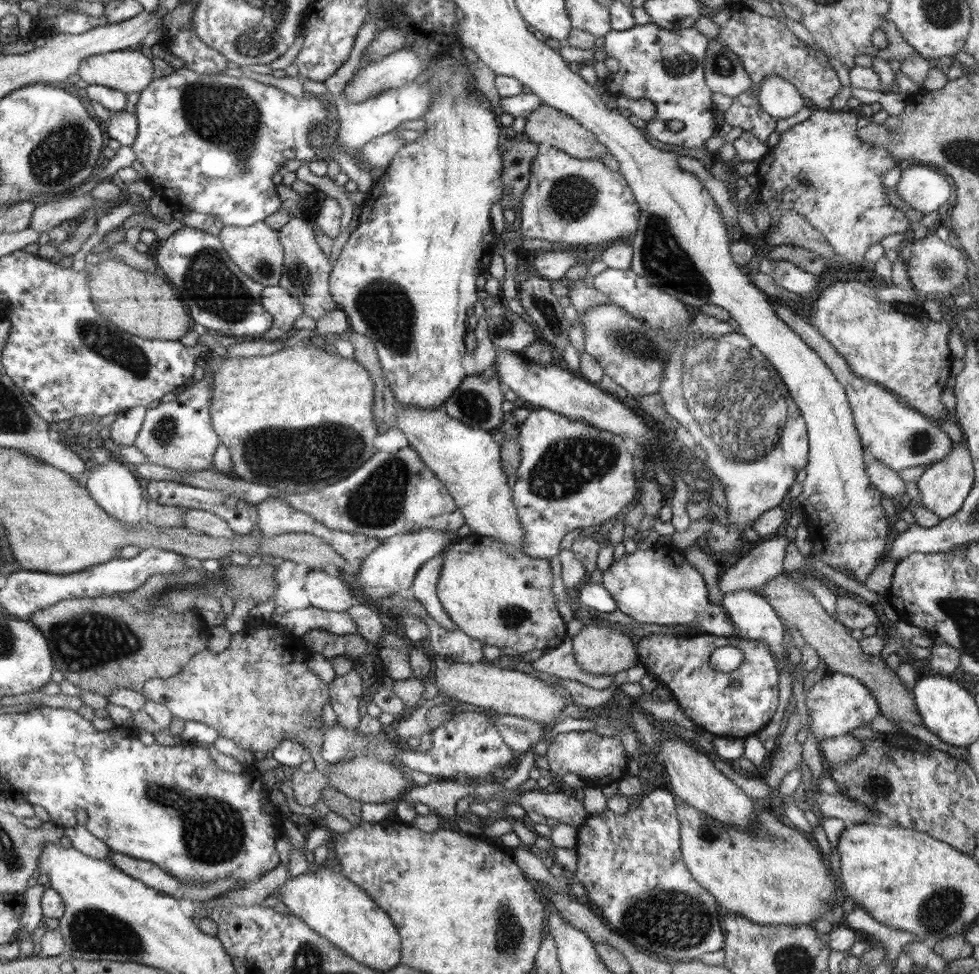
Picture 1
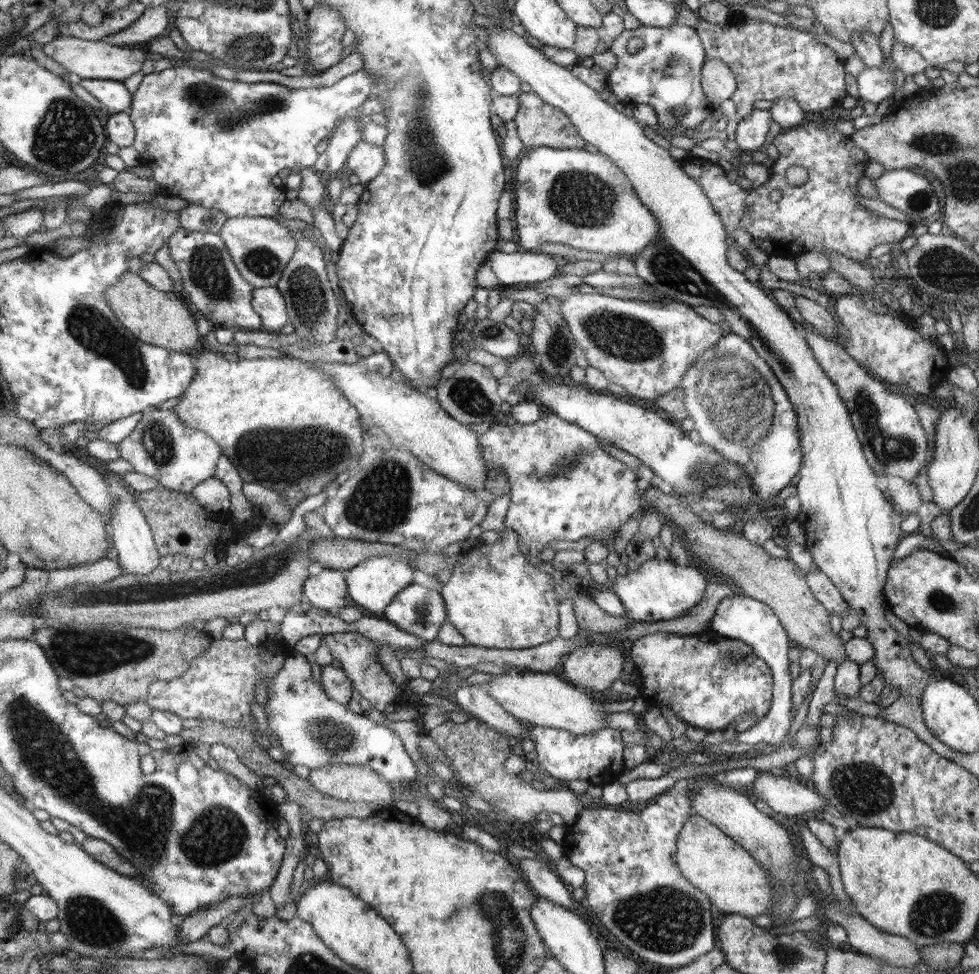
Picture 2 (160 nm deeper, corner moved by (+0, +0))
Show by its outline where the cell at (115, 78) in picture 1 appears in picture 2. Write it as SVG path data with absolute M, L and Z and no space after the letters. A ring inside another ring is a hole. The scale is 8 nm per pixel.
M59 35L52 42L44 44L43 50L47 57L54 59L72 75L73 79L119 80L136 74L144 62L144 47L133 48L110 46L110 43L96 40L81 40L72 36Z

